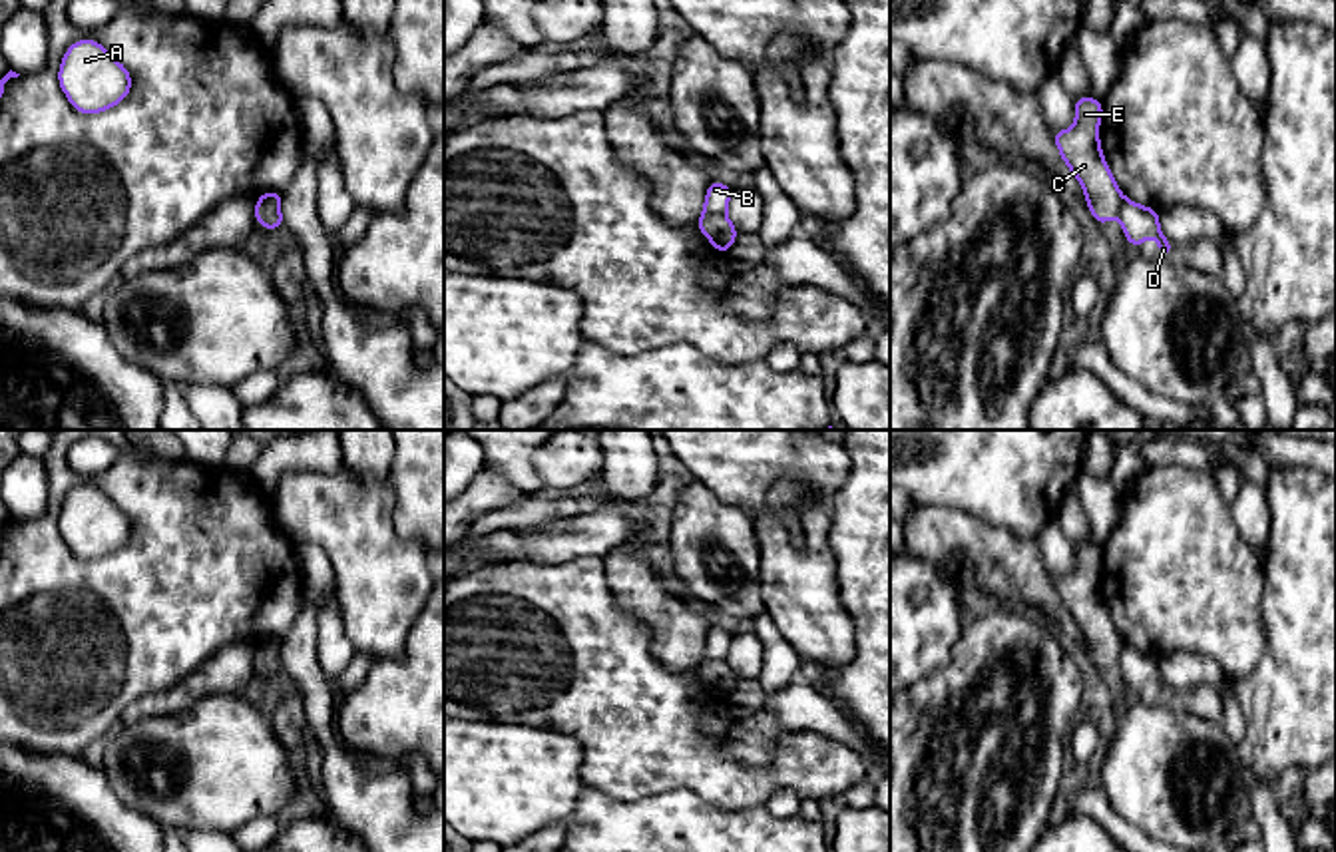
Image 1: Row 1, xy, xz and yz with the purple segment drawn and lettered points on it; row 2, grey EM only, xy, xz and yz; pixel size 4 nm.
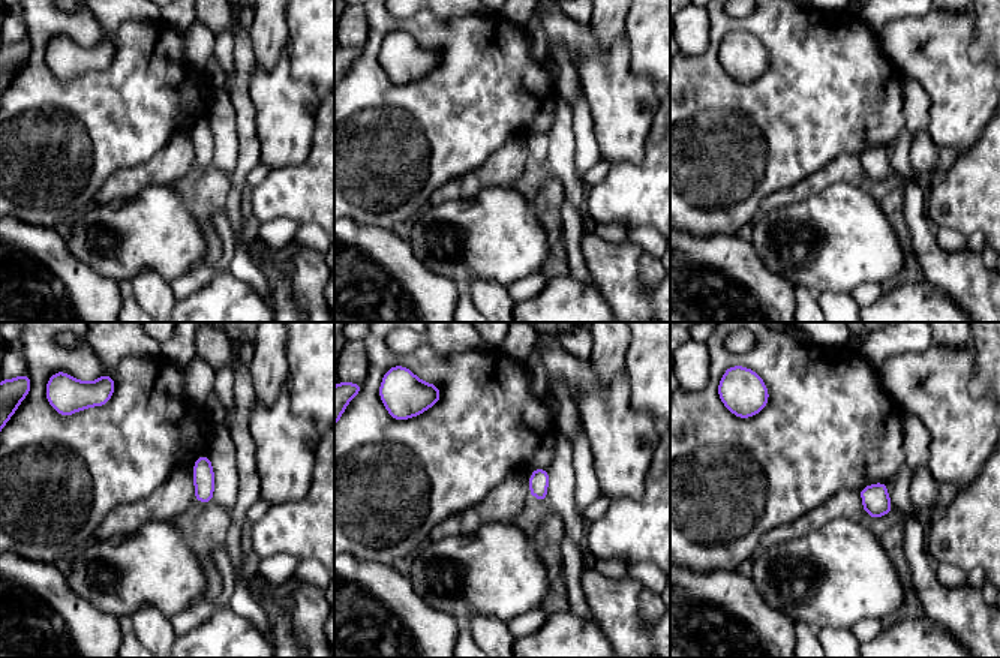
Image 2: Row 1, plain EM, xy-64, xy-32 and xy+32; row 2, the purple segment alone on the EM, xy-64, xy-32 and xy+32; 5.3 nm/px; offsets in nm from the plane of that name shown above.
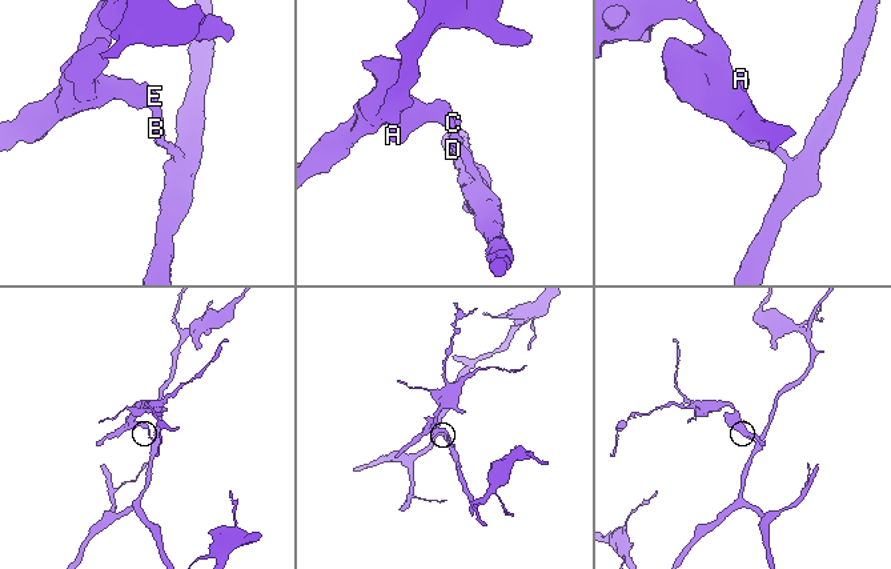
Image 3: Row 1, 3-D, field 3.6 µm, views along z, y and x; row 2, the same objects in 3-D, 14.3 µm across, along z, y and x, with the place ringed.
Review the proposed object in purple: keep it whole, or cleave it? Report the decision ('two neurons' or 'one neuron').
two neurons

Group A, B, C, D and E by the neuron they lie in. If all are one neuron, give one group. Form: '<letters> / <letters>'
A B C E / D

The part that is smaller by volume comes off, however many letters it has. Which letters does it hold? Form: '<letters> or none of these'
A, B, C, E

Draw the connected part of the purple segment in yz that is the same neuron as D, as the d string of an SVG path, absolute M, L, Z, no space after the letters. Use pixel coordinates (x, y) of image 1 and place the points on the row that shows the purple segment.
M1125 199L1117 217L1121 221L1123 235L1135 251L1147 237L1155 237L1159 255L1173 257L1173 247L1169 239L1161 233L1157 209L1143 207L1131 199Z

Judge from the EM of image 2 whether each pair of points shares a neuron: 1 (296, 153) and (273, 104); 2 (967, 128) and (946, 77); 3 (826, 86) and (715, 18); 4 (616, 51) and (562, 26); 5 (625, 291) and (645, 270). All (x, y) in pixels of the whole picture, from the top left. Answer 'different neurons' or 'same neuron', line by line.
1: same neuron
2: same neuron
3: same neuron
4: same neuron
5: different neurons

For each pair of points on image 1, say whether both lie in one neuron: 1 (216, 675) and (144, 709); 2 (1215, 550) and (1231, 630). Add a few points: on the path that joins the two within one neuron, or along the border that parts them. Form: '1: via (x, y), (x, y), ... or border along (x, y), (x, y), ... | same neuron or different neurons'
1: via (198, 685), (162, 703) | same neuron
2: via (1215, 570), (1215, 610) | same neuron

